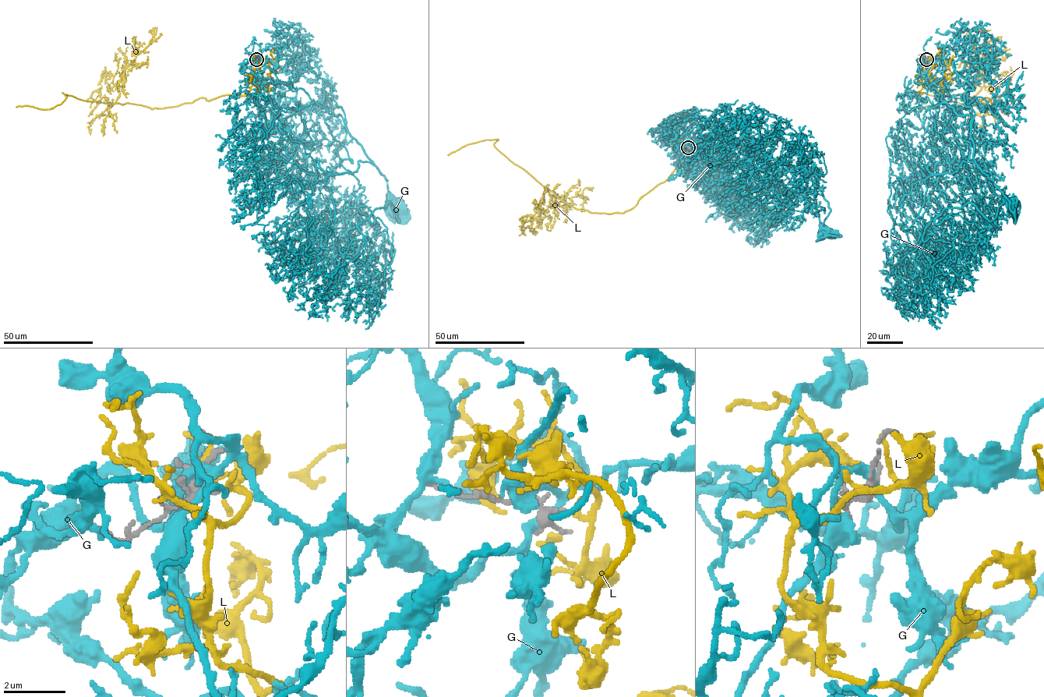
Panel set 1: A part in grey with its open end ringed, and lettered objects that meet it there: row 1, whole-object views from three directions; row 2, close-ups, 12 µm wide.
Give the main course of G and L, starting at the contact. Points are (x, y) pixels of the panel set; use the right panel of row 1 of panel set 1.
G: (927, 59), (975, 162), (925, 181), (923, 227), (967, 249), (952, 200), (936, 224), (1012, 206)
L: (926, 59), (922, 65), (938, 94), (987, 97), (992, 106), (918, 97), (920, 109), (934, 107)

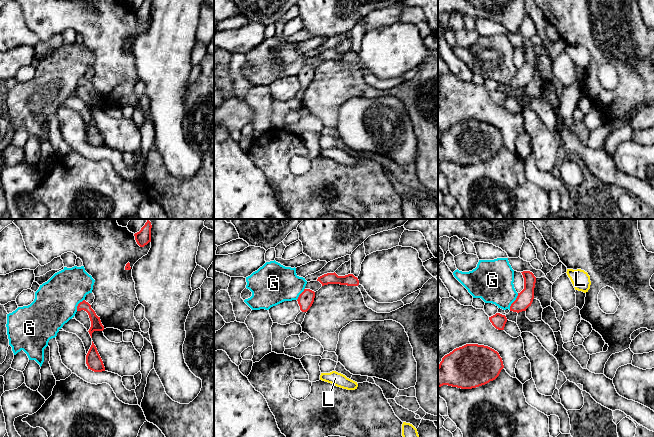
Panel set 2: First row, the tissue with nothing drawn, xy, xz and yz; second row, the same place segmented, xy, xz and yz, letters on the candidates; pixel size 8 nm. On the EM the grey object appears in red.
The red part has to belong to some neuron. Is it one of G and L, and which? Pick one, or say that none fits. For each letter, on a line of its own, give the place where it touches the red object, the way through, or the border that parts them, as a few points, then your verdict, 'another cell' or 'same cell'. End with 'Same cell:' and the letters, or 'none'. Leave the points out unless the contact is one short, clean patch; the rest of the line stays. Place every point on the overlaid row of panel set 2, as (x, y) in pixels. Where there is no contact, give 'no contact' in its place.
G: yz (514, 301) | along yz (518, 293), (509, 309) | another cell
L: no contact | another cell
Same cell: none

